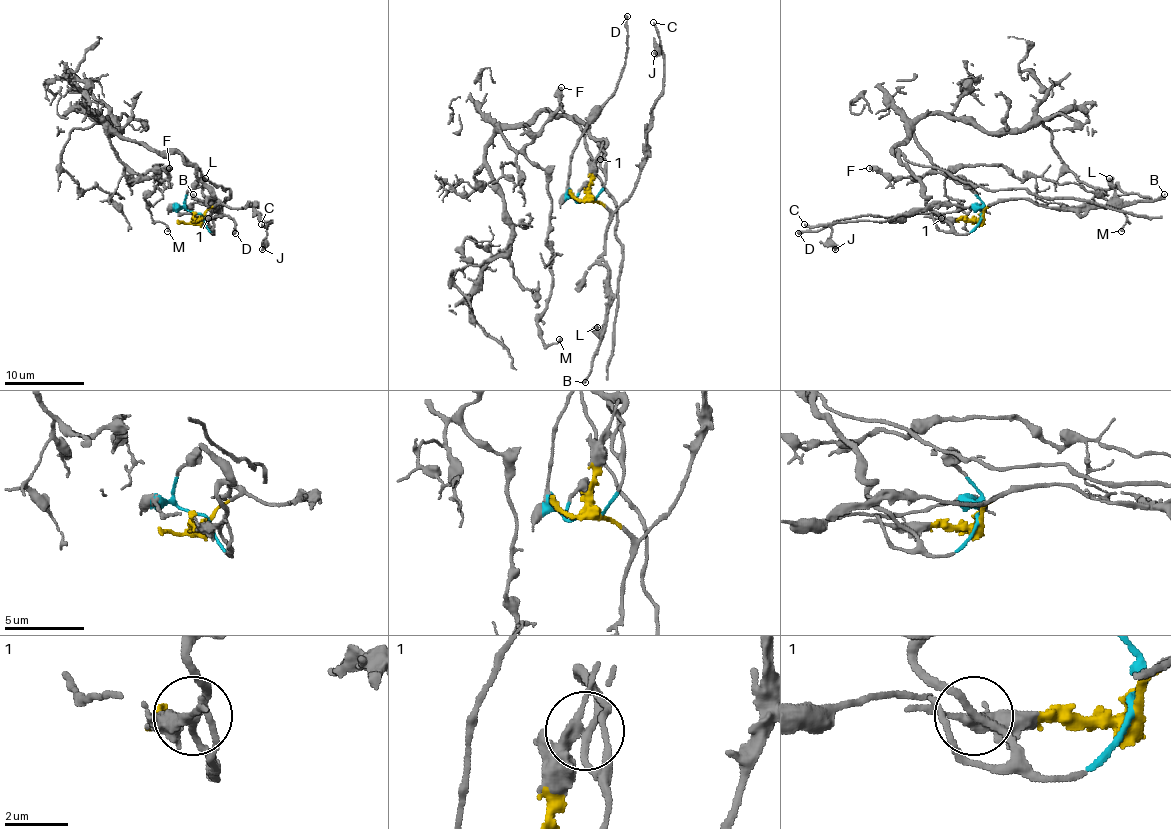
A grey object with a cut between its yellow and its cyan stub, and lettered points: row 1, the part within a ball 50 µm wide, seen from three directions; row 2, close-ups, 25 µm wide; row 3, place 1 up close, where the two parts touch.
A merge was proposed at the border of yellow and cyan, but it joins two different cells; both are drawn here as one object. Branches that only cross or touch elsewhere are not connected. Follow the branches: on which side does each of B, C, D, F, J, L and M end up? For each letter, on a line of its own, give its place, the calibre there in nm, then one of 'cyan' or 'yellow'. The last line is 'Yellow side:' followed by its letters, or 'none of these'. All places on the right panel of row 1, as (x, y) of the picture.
B: at (1164, 194); 170 nm thick; yellow
C: at (804, 224); 160 nm thick; yellow
D: at (798, 233); 280 nm thick; cyan
F: at (869, 168); 460 nm thick; cyan
J: at (835, 249); 480 nm thick; yellow
L: at (1109, 178); 360 nm thick; yellow
M: at (1121, 231); 140 nm thick; cyan
Yellow side: B, C, J, L

